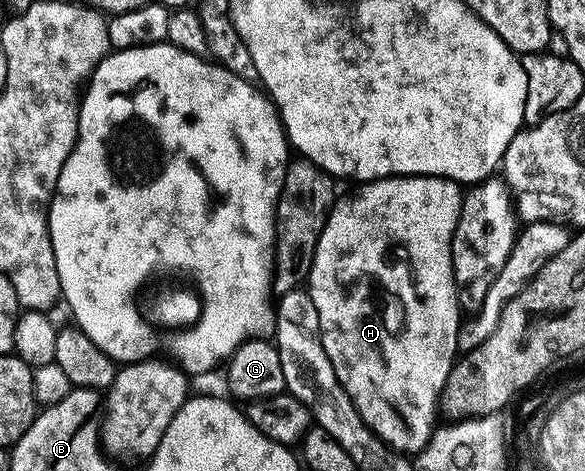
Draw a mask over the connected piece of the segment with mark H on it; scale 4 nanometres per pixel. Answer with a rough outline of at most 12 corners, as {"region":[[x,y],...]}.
{"region":[[464,189],[339,196],[308,292],[383,441],[430,441],[459,352]]}

